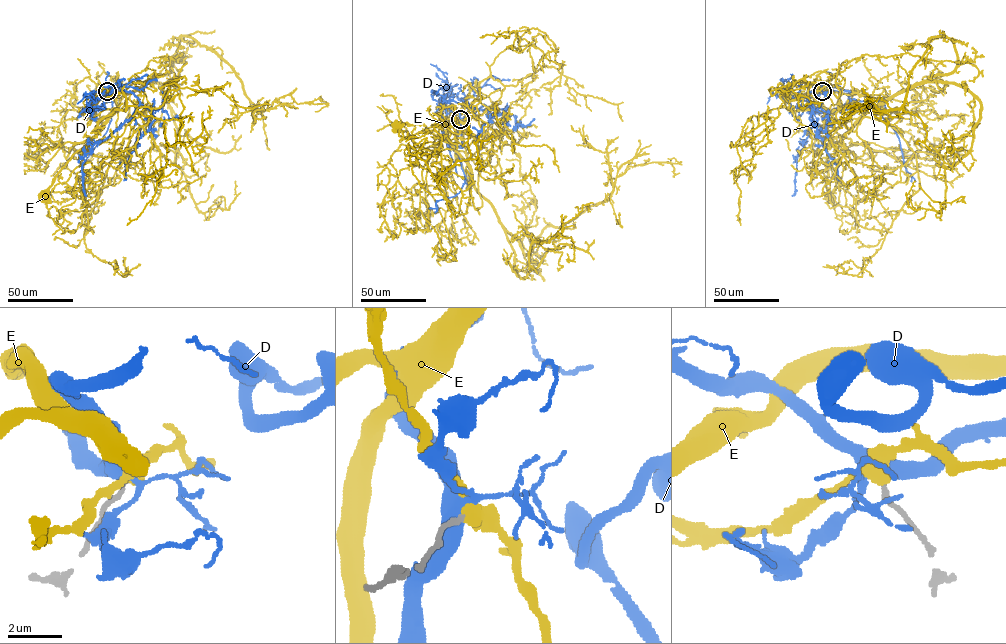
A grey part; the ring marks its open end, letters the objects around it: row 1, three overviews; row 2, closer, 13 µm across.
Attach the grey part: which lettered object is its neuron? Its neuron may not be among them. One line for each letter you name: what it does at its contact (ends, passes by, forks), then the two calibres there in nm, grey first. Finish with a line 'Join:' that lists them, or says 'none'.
E: It passes by. Thickness 190 nm (grey) against 440 nm
Join: E

